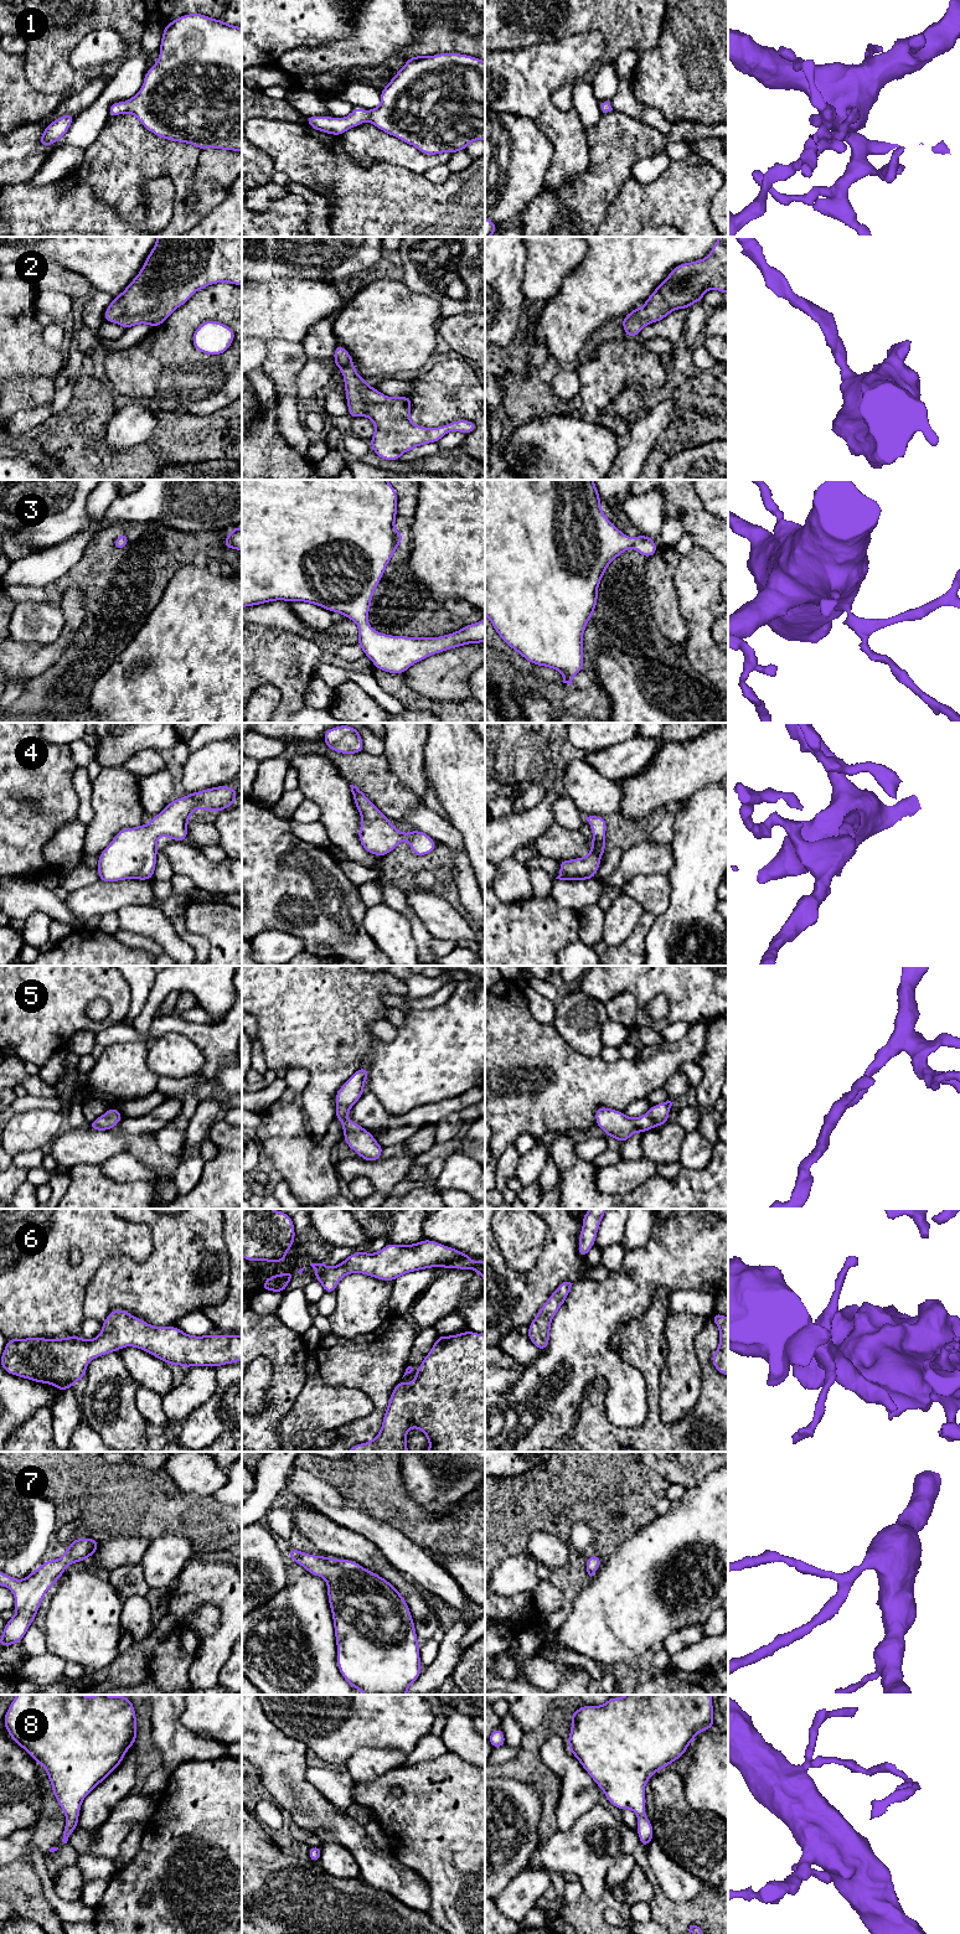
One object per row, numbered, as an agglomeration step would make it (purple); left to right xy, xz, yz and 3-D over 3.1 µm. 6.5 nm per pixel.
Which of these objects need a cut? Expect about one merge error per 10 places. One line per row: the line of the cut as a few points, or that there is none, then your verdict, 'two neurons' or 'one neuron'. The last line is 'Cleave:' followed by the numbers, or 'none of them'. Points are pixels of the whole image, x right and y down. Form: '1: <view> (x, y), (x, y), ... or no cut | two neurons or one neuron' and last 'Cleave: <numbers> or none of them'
1: no cut | one neuron
2: no cut | one neuron
3: no cut | one neuron
4: no cut | one neuron
5: no cut | one neuron
6: no cut | one neuron
7: no cut | one neuron
8: no cut | one neuron
Cleave: none of them

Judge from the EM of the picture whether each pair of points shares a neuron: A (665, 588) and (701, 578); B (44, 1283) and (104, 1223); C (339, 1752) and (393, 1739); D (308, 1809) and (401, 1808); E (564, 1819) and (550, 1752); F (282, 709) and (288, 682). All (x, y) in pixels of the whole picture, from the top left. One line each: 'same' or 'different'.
A: different
B: same
C: same
D: different
E: same
F: same

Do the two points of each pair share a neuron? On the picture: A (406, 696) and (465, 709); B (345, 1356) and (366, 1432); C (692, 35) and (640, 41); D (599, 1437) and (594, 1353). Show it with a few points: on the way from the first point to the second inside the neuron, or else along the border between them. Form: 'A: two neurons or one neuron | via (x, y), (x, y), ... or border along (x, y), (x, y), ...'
A: one neuron | via (421, 703), (440, 709), (450, 709)
B: one neuron | via (364, 1375), (378, 1390), (378, 1413)
C: two neurons | border along (666, 13), (659, 41), (653, 47), (640, 52)
D: two neurons | border along (595, 1377), (602, 1377), (607, 1384), (605, 1405)

